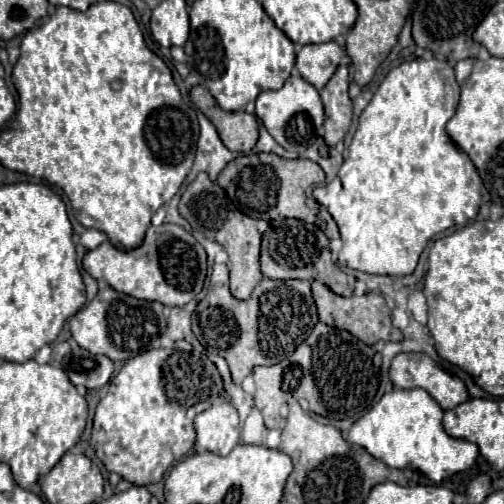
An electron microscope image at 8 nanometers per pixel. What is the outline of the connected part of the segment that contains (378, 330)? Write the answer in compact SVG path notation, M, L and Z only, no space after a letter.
M314 280L312 282L312 296L314 296L316 308L318 308L320 322L324 322L328 326L334 326L334 328L340 328L340 330L346 330L346 332L352 332L352 336L356 336L358 340L362 340L368 346L376 344L378 340L384 340L384 342L402 340L400 330L394 328L392 322L390 322L390 308L388 308L388 304L386 304L382 294L370 294L368 292L364 296L344 298L344 296L334 294L328 286L324 286L318 280Z

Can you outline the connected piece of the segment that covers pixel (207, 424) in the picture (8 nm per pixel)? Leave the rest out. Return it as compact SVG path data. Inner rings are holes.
M218 402L196 416L196 444L202 450L226 456L238 444L240 436L240 420L238 412L228 402Z

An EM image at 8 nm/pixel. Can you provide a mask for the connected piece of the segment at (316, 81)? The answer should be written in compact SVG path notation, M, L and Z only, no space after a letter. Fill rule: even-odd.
M336 42L306 44L296 54L296 68L306 82L310 82L316 90L322 90L336 72L340 58L342 48Z

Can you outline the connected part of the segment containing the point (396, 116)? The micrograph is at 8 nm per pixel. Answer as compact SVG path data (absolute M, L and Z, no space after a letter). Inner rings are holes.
M410 60L388 72L378 86L374 98L364 108L358 120L358 130L350 144L350 154L344 160L338 180L340 188L314 188L314 198L336 220L344 242L338 262L346 268L366 274L406 276L412 274L428 240L452 226L464 226L476 218L481 204L483 184L476 166L460 150L444 126L454 116L460 98L450 64L440 60Z

